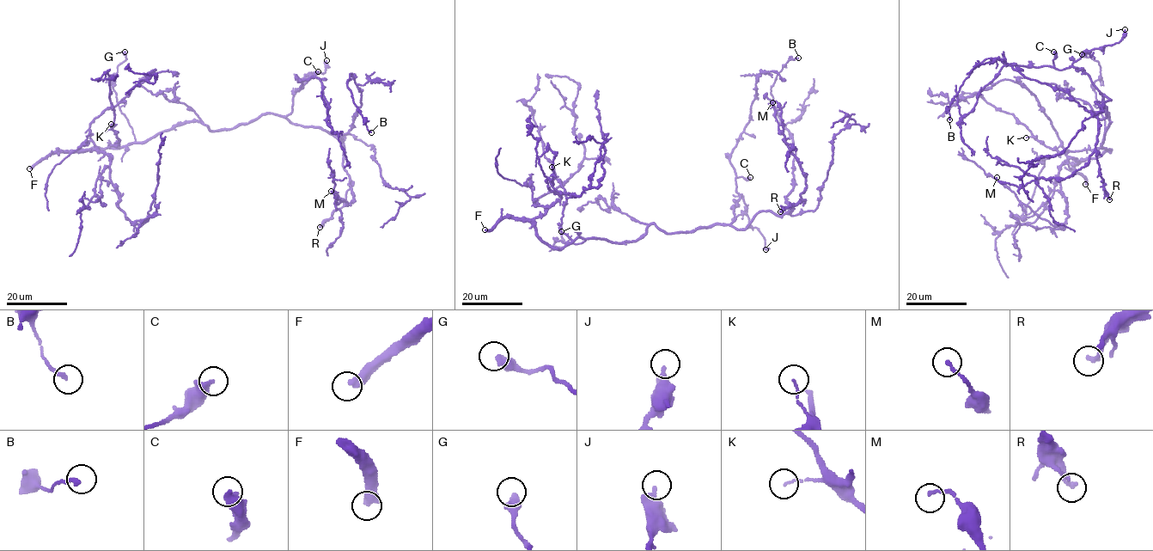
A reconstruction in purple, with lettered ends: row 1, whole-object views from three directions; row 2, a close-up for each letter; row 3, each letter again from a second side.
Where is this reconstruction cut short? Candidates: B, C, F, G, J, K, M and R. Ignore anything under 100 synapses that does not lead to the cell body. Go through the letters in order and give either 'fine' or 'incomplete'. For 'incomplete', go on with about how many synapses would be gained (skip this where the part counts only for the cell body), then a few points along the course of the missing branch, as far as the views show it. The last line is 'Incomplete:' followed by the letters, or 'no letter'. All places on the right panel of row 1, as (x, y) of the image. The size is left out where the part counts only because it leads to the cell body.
B: fine
C: fine
F: incomplete; 650 synapses
G: fine
J: fine
K: fine
M: fine
R: fine
Incomplete: F

